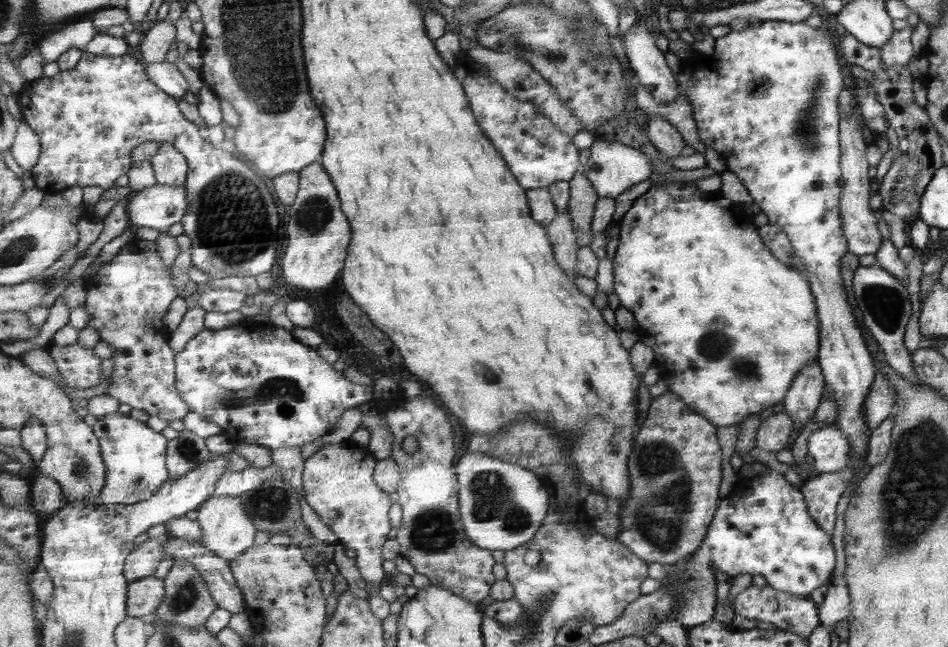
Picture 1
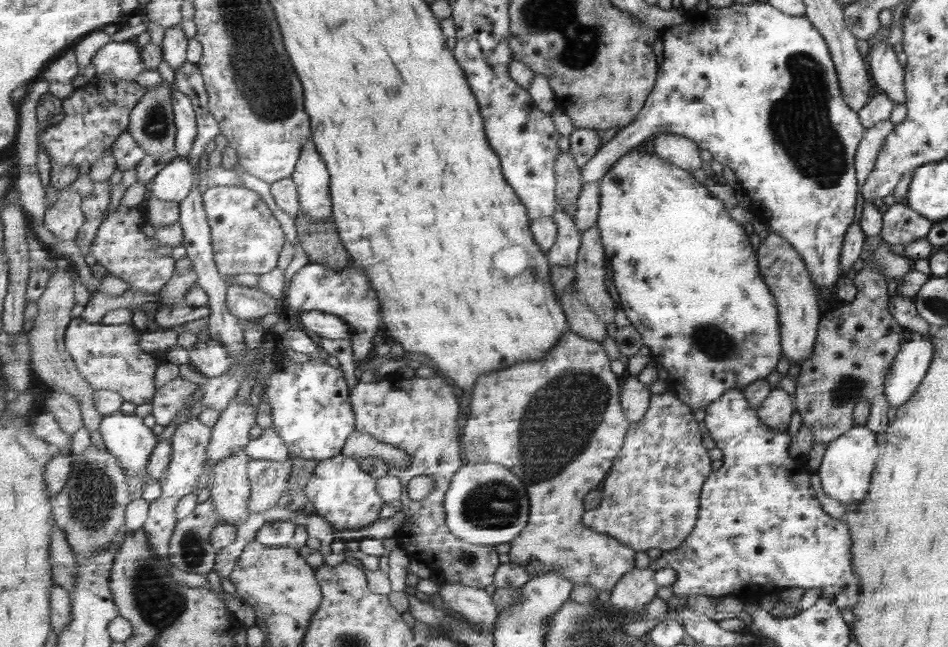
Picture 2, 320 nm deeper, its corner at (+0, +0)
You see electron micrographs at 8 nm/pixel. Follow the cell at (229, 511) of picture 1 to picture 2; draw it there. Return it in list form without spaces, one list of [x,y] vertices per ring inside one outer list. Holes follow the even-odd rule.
[[[246,449],[232,452],[215,466],[210,498],[215,502],[220,524],[237,526],[249,512],[249,502],[253,494],[249,478],[249,463],[252,458]]]

